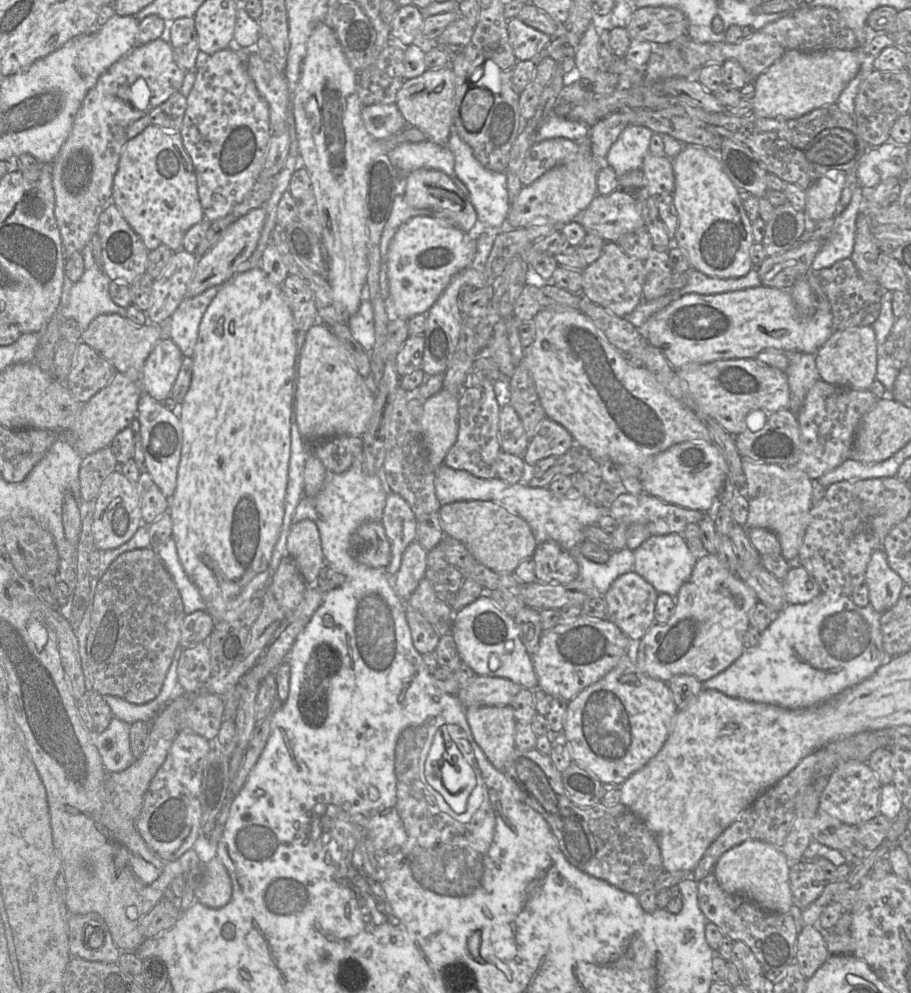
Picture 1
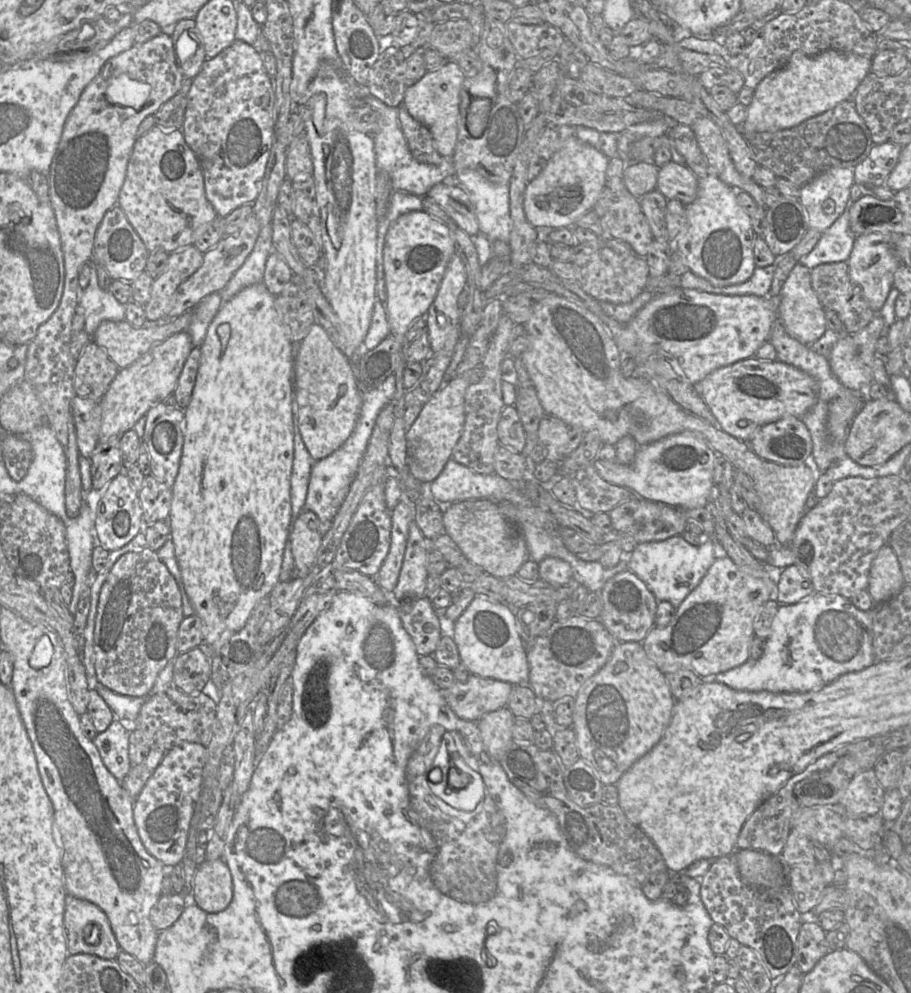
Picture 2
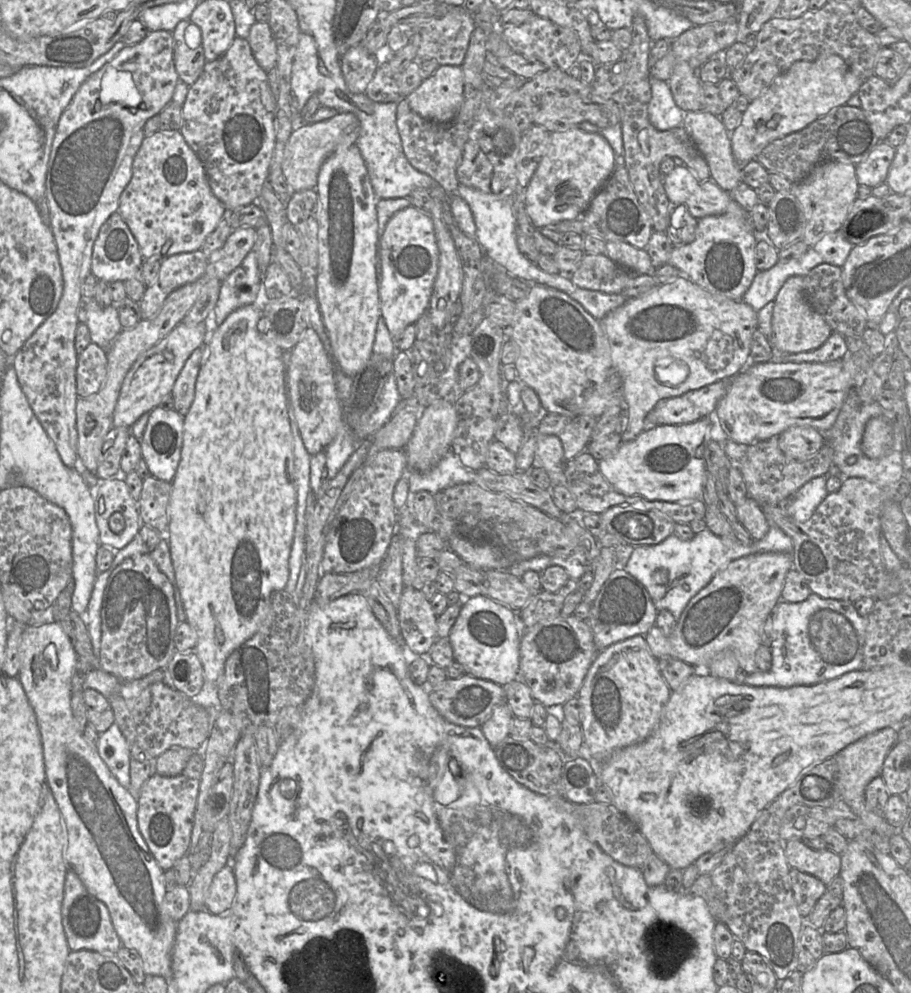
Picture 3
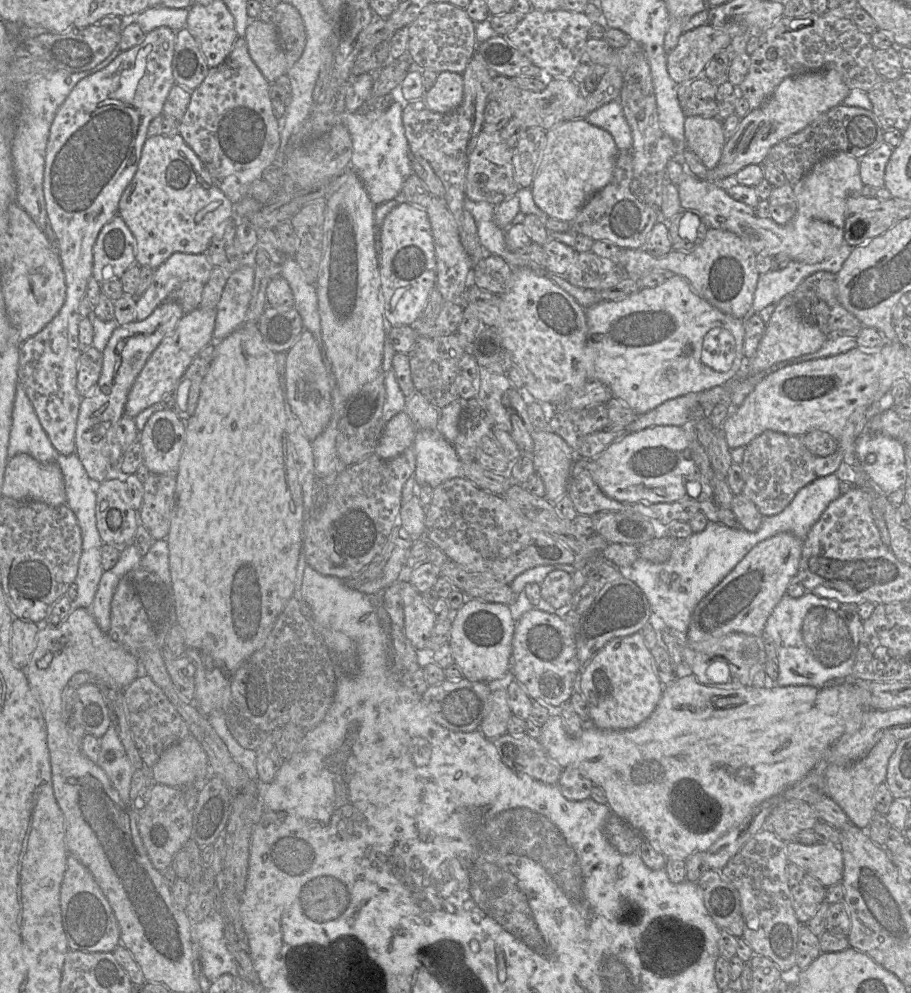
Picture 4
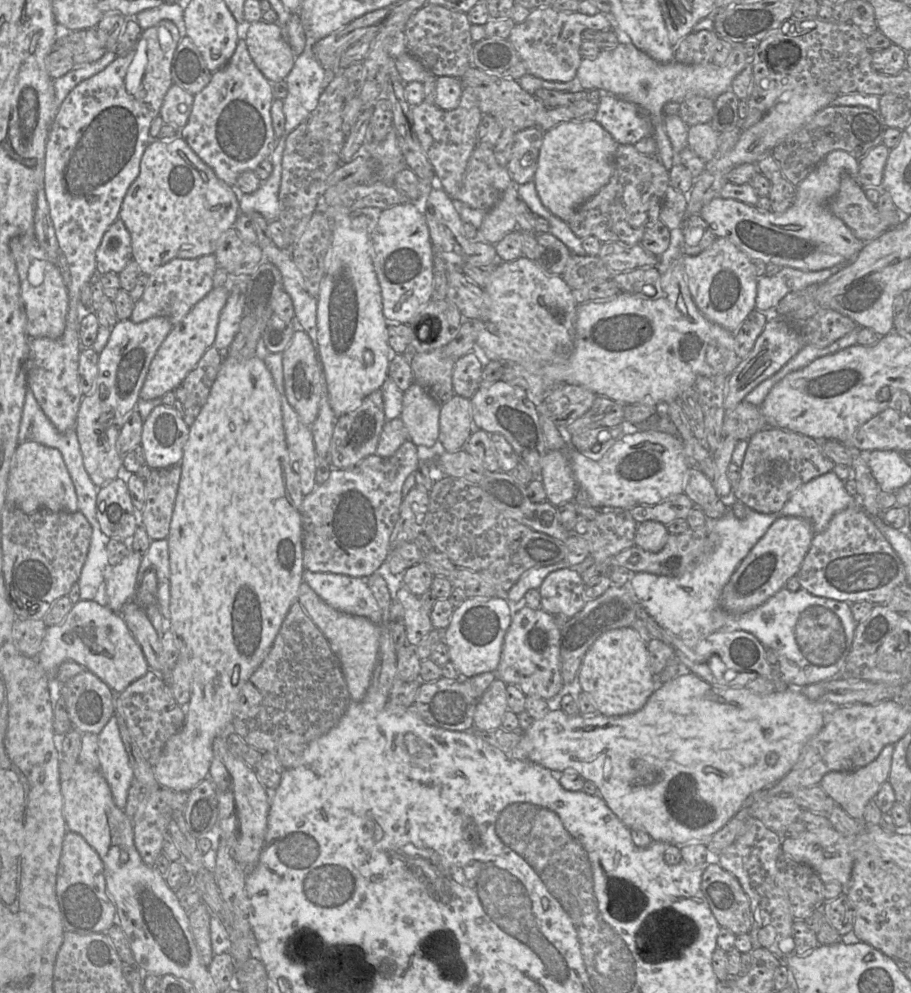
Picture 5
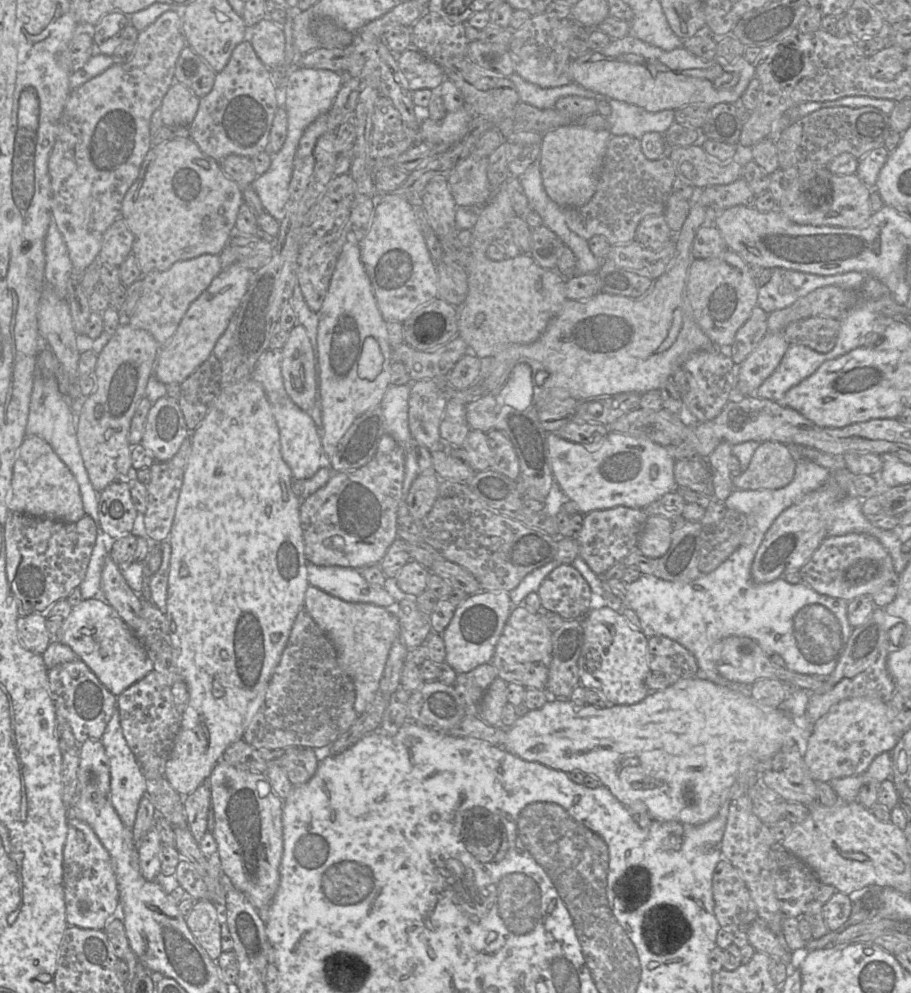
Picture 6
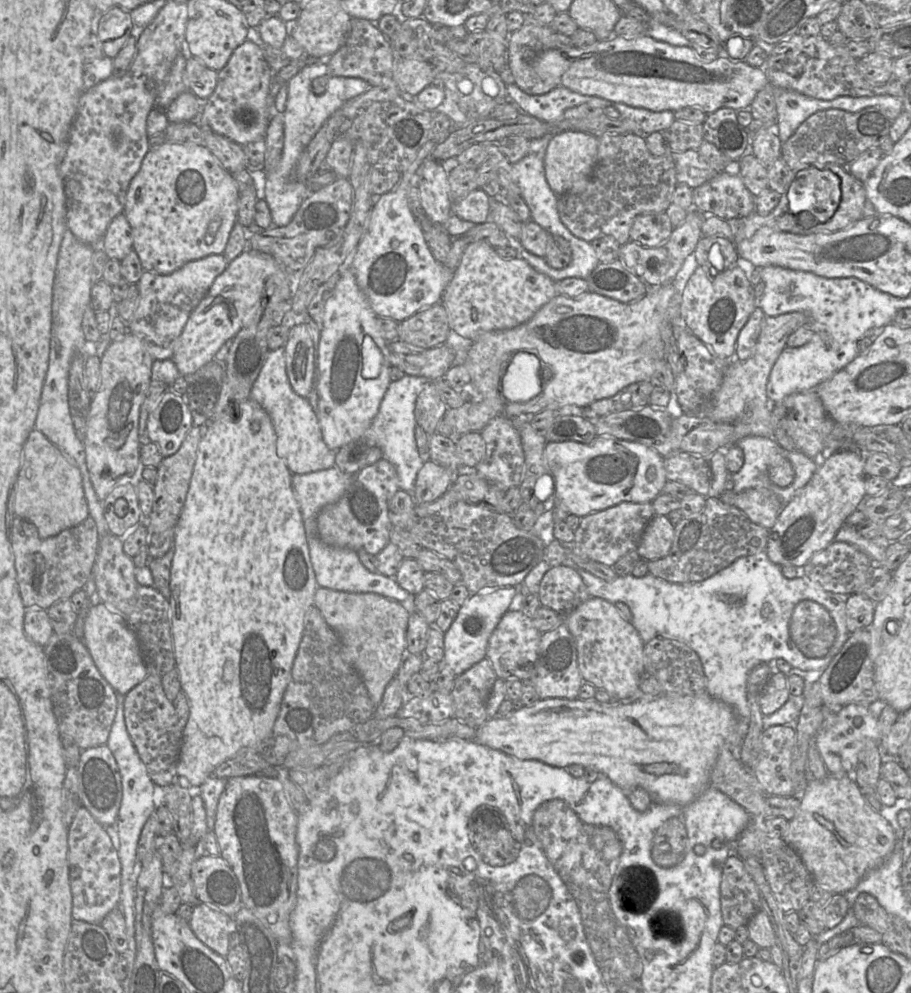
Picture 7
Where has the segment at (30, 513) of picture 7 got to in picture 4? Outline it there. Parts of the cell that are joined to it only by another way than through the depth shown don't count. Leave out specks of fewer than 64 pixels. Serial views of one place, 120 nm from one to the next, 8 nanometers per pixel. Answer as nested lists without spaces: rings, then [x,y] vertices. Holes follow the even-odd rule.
[[[25,453],[8,460],[2,495],[16,500],[36,500],[51,506],[66,505],[60,467],[54,462],[39,462]]]

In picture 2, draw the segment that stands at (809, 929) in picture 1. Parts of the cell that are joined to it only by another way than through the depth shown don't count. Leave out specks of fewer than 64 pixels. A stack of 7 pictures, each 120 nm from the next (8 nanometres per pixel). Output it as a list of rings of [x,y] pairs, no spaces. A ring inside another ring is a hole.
[[[817,920],[801,924],[797,939],[797,962],[803,974],[810,972],[817,962],[829,952],[826,932]]]

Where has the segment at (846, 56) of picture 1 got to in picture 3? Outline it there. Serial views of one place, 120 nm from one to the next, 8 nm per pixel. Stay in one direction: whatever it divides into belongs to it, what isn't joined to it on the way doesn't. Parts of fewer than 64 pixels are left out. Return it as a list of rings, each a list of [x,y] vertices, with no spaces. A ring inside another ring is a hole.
[[[822,54],[814,61],[793,63],[760,96],[749,102],[740,124],[730,133],[735,160],[739,165],[746,164],[754,160],[773,140],[800,131],[830,110],[847,104],[863,82],[836,54]]]

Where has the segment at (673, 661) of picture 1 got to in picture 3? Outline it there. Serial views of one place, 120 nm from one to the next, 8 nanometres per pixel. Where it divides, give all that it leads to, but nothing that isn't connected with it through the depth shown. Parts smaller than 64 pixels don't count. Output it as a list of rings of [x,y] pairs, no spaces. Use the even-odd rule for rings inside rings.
[[[760,552],[731,561],[689,600],[679,619],[676,620],[675,627],[670,635],[664,635],[655,625],[648,630],[644,638],[651,654],[657,660],[662,657],[679,659],[693,666],[695,674],[708,675],[707,668],[712,658],[722,650],[731,649],[743,673],[751,674],[758,671],[755,653],[761,645],[762,628],[776,605],[779,601],[782,601],[781,592],[785,577],[792,568],[791,554],[781,552]]]

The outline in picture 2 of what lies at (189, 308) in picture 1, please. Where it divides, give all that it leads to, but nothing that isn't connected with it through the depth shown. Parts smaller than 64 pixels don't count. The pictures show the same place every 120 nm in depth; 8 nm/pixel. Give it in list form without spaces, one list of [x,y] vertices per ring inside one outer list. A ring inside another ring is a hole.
[[[215,292],[206,296],[192,310],[192,321],[188,327],[188,331],[185,332],[189,333],[194,347],[201,347],[204,343],[208,327],[223,303],[221,294]]]

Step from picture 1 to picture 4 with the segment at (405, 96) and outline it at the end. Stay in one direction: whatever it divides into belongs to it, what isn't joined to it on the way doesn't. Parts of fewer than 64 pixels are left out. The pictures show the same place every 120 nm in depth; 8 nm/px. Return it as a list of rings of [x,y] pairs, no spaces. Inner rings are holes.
[[[440,72],[434,85],[426,91],[423,100],[427,107],[437,113],[455,110],[463,100],[463,78],[455,72]]]

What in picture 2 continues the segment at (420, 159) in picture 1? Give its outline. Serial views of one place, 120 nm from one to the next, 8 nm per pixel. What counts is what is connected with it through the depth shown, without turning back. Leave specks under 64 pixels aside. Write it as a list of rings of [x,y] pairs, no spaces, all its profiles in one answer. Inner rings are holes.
[[[368,95],[363,98],[366,104],[379,115],[378,130],[371,135],[374,140],[376,165],[386,171],[391,178],[394,191],[407,191],[419,197],[427,195],[428,191],[449,175],[456,174],[452,157],[446,158],[439,165],[425,164],[417,161],[411,154],[398,119],[398,109],[390,107],[379,99]]]

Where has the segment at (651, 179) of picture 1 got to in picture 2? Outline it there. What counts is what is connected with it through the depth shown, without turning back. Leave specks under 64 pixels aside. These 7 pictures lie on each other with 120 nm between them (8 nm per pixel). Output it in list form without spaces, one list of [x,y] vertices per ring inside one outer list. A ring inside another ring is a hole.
[[[672,160],[659,168],[656,188],[667,200],[677,199],[685,206],[697,196],[698,178],[686,166]]]

